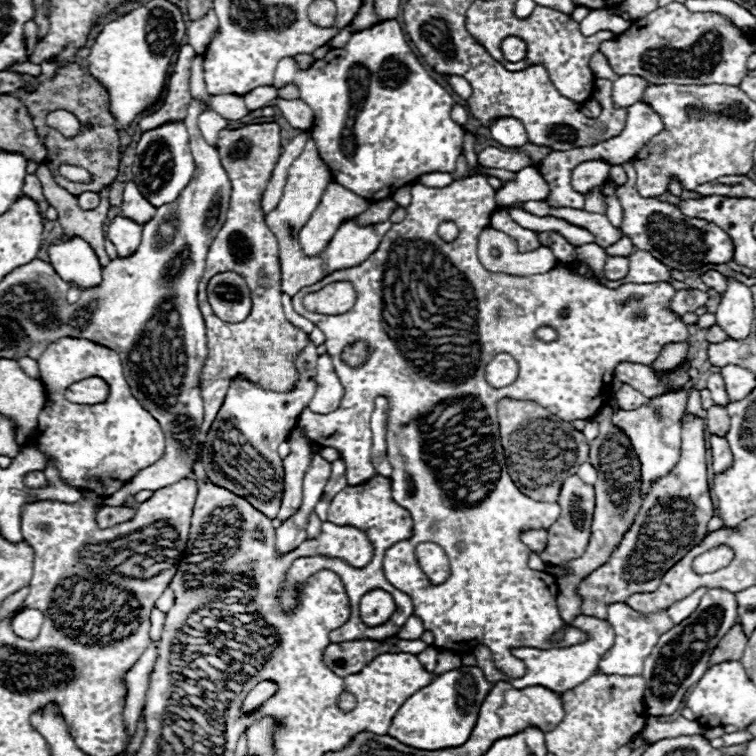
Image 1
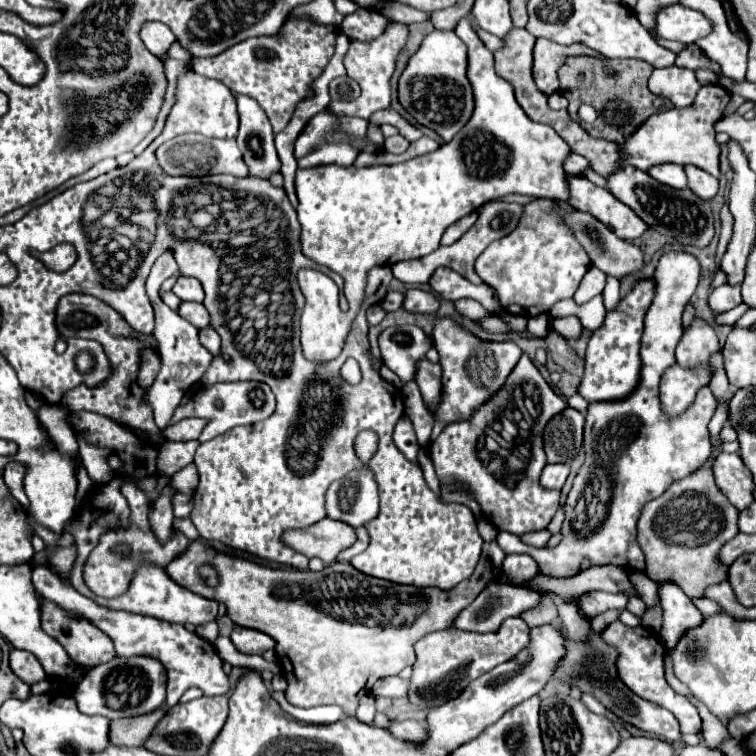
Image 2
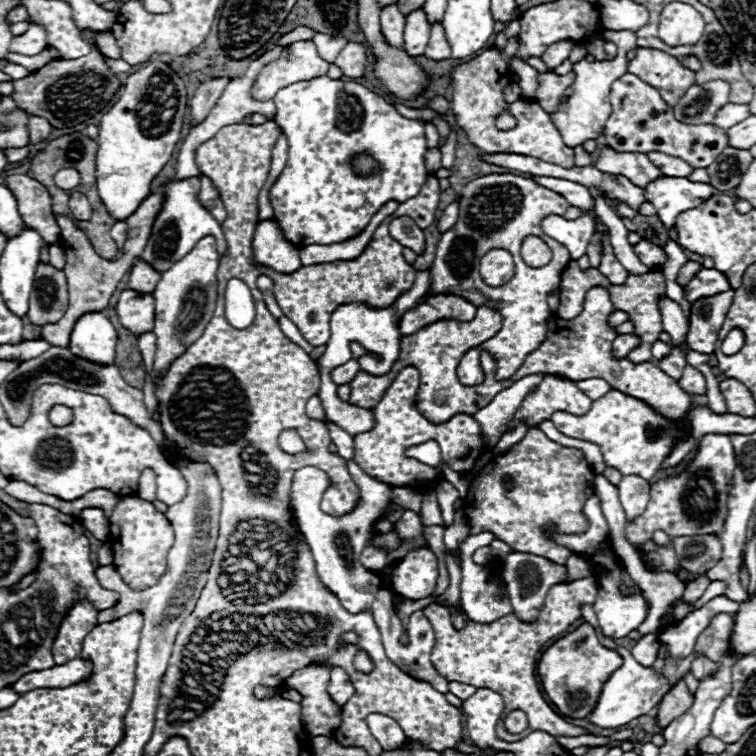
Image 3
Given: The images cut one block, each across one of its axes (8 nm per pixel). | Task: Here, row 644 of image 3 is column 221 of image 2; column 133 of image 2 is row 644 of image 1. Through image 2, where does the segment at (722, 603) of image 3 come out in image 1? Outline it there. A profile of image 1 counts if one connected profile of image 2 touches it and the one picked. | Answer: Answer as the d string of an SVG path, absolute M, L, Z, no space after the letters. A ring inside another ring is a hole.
M610 604L606 620L612 624L616 638L614 638L614 646L610 648L610 652L606 652L606 656L602 656L598 670L604 674L618 674L618 676L640 676L642 668L644 668L644 660L646 660L646 656L650 656L650 652L652 652L654 644L658 642L658 638L662 636L662 632L668 632L674 626L666 612L640 614L640 612L632 610L628 604Z

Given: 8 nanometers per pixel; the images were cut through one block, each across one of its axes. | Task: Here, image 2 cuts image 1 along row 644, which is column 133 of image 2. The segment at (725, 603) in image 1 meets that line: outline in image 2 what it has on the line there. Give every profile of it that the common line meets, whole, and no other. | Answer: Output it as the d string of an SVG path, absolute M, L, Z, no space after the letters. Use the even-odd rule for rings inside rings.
M114 656L110 662L88 668L82 680L76 684L74 698L78 702L78 710L84 714L100 714L110 720L130 718L148 714L160 706L164 706L166 698L166 670L152 656Z

